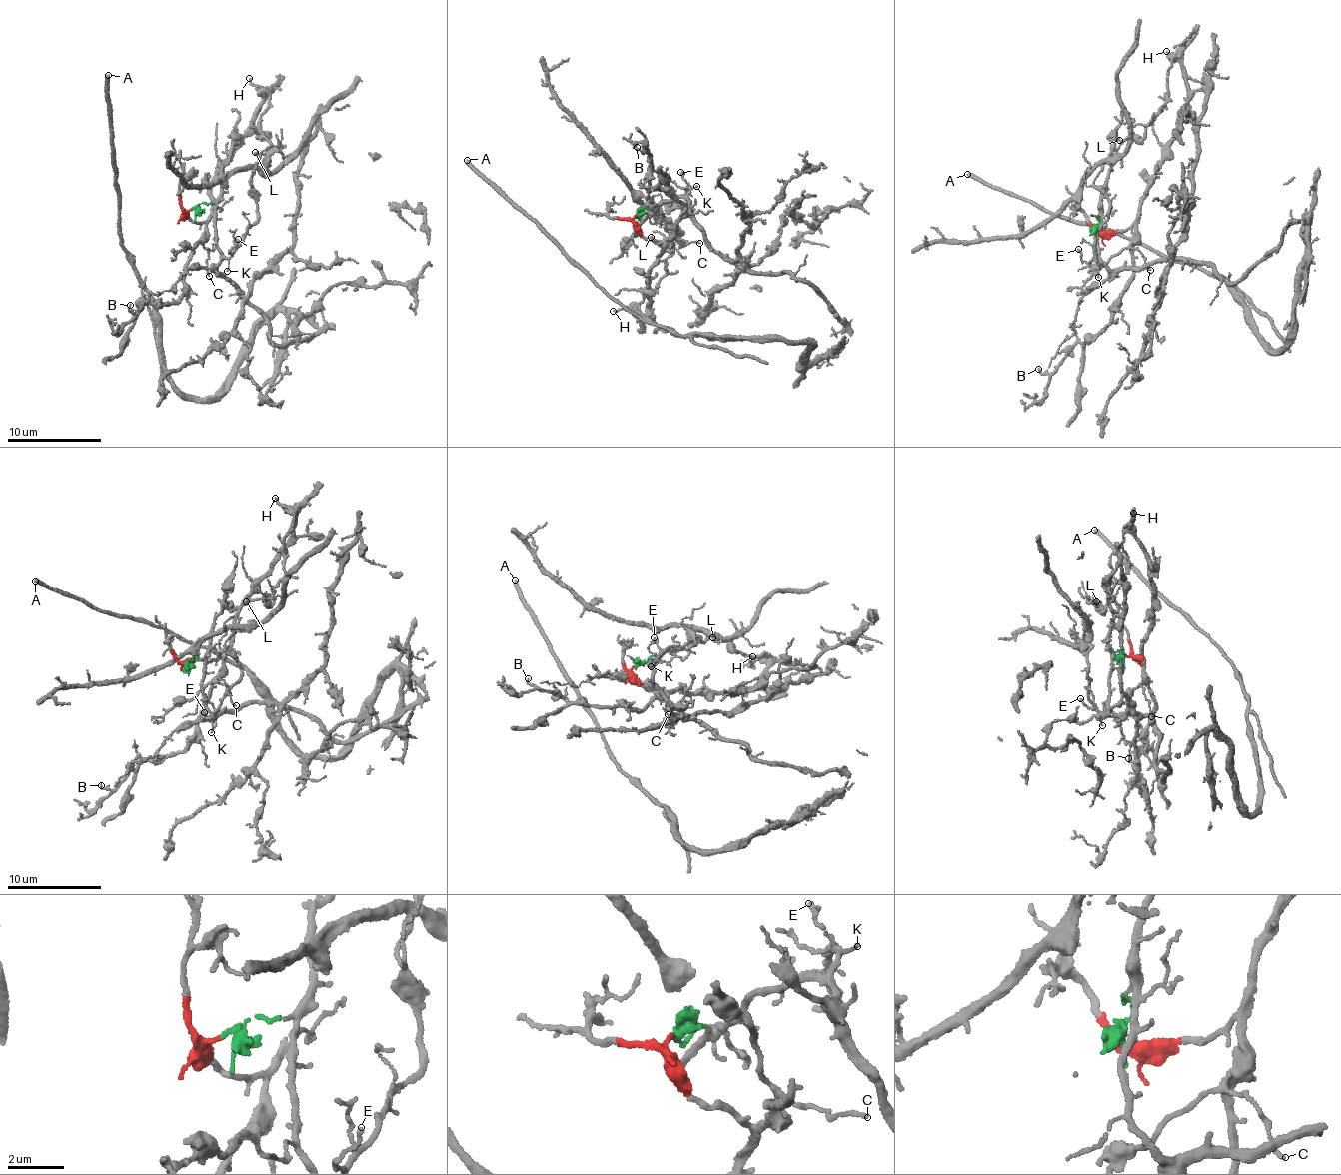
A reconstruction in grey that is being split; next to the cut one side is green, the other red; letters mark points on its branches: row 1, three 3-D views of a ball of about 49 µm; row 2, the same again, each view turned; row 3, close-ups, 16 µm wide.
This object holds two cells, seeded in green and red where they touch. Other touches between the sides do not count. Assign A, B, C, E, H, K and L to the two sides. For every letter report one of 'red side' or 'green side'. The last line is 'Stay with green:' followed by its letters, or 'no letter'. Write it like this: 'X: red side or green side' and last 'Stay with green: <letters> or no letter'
A: green side
B: red side
C: red side
E: green side
H: red side
K: green side
L: red side
Stay with green: A, E, K

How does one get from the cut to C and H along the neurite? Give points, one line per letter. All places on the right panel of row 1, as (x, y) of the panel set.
C: (1095, 229), (1102, 234), (1135, 228), (1132, 246), (1141, 253), (1149, 270)
H: (1095, 229), (1102, 234), (1130, 227), (1154, 171), (1175, 131), (1187, 94), (1186, 80), (1181, 66), (1165, 51)

